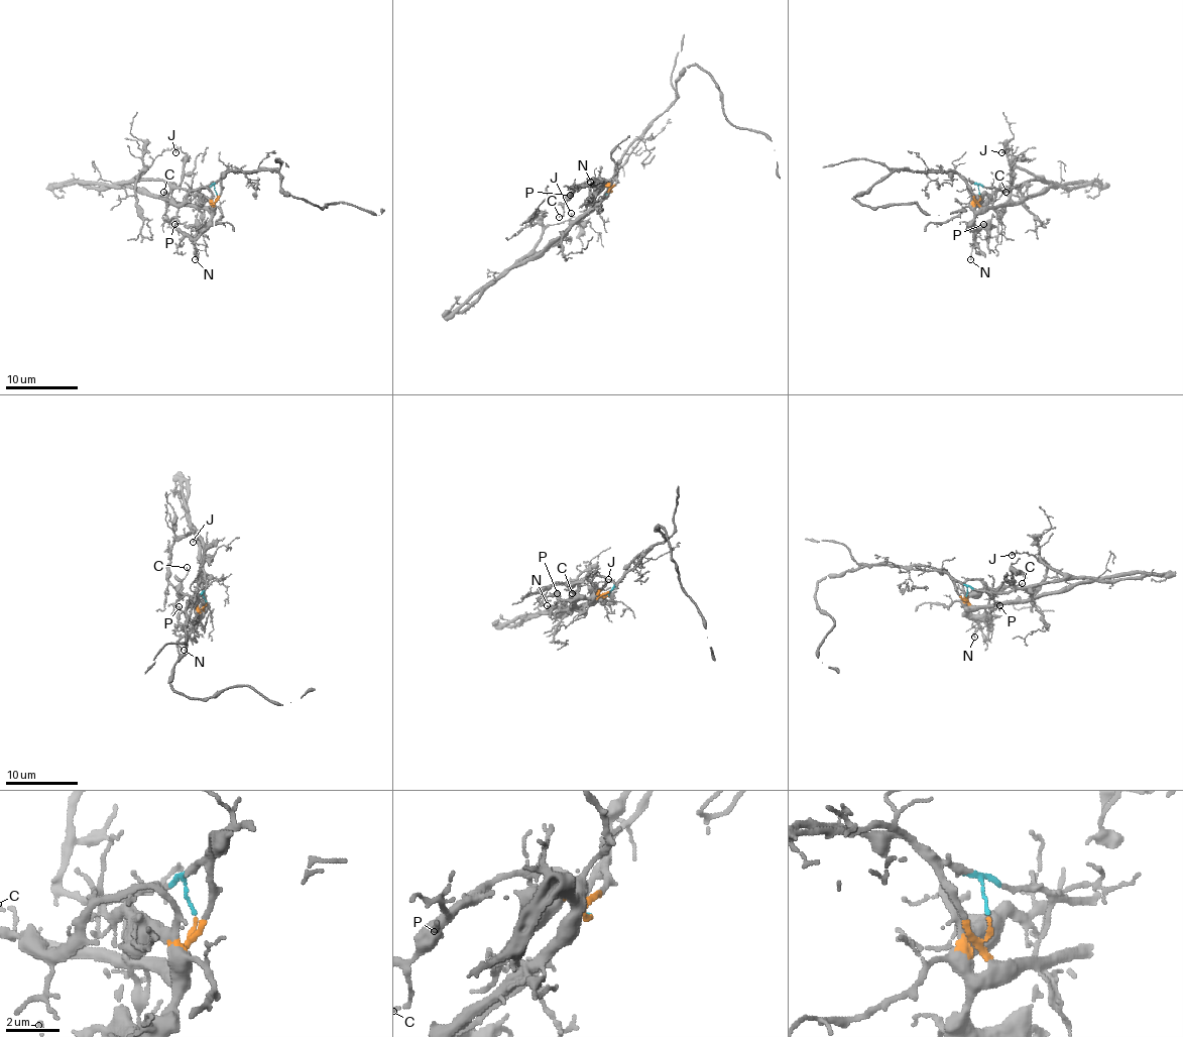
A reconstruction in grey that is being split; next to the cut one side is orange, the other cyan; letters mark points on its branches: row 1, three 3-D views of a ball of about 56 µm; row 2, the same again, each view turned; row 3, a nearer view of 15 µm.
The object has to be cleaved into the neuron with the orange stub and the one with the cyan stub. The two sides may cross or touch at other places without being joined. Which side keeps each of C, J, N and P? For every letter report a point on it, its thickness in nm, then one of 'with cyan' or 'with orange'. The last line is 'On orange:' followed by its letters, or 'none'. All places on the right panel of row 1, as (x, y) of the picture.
C: place (1006, 192); calibre 110 nm; with orange
J: place (1001, 152); calibre 150 nm; with cyan
N: place (970, 259); calibre 110 nm; with orange
P: place (983, 224); calibre 110 nm; with orange
On orange: C, N, P

